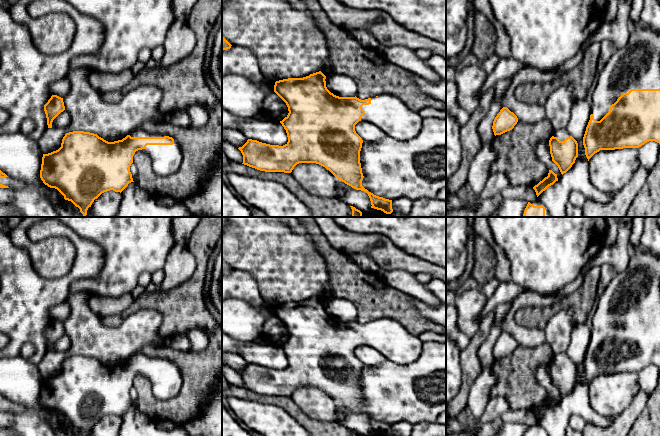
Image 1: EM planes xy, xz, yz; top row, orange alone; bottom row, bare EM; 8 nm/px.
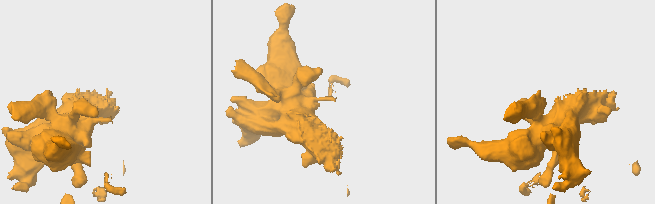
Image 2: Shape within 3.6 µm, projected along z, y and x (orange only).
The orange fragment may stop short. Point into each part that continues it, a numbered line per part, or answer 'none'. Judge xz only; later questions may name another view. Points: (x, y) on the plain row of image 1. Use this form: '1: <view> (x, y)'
1: xz (389, 337)

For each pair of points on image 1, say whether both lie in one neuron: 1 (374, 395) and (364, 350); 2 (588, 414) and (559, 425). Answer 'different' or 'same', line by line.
1: different
2: same

